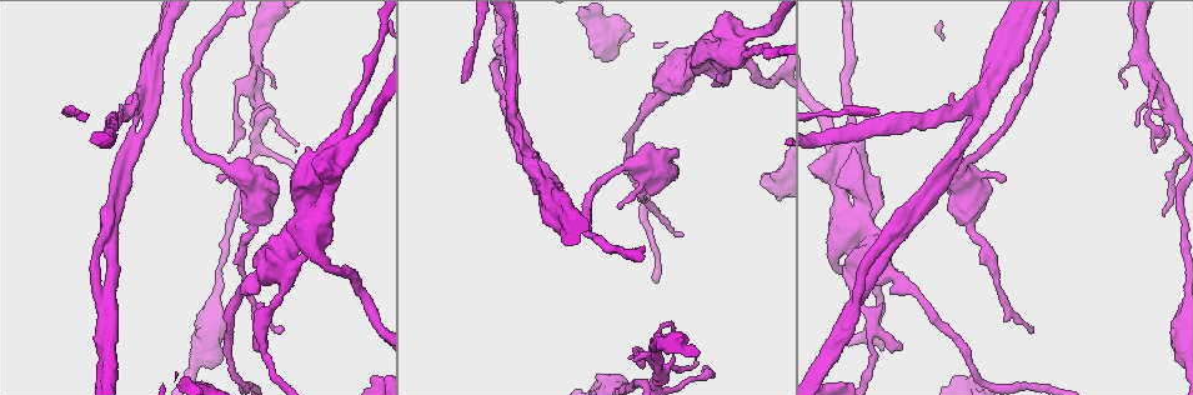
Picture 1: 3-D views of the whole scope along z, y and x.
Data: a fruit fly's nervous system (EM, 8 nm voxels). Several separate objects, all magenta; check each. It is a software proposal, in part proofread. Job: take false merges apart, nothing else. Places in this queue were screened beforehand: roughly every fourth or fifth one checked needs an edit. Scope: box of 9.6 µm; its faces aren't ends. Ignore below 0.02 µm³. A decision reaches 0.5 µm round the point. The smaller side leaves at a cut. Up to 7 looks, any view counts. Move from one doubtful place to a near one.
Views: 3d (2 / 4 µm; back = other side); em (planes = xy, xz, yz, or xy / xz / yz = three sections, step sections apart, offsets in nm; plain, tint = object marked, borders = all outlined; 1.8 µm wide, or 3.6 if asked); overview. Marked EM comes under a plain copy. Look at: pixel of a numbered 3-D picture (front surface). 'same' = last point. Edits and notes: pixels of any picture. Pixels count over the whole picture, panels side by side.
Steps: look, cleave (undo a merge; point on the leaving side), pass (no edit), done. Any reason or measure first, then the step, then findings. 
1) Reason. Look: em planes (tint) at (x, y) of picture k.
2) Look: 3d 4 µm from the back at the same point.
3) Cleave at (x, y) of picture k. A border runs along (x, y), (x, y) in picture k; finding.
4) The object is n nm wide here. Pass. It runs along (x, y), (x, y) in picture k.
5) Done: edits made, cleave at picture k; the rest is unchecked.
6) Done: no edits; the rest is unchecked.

Sharp bend. Look: em xz step 4 (tint) at (112, 285) of picture 1.

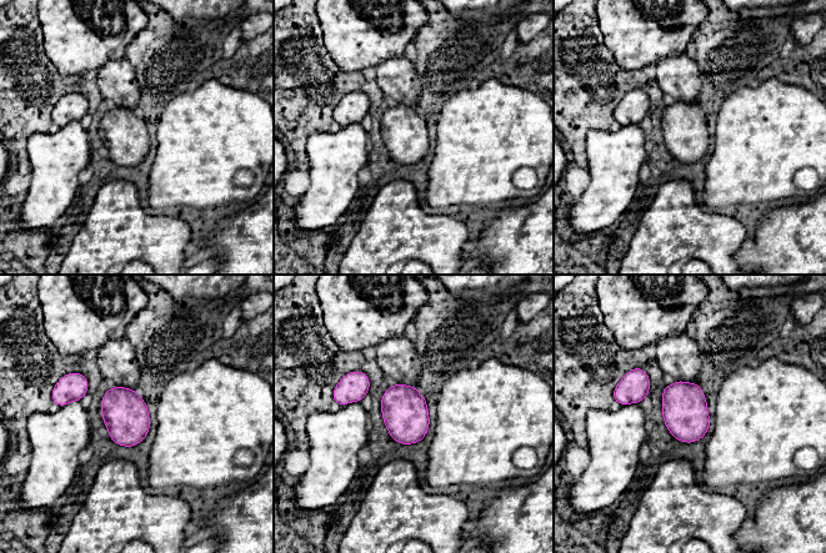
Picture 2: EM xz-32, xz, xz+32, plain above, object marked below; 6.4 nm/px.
Cut it another way. Look: em planes (tint) at the same point.

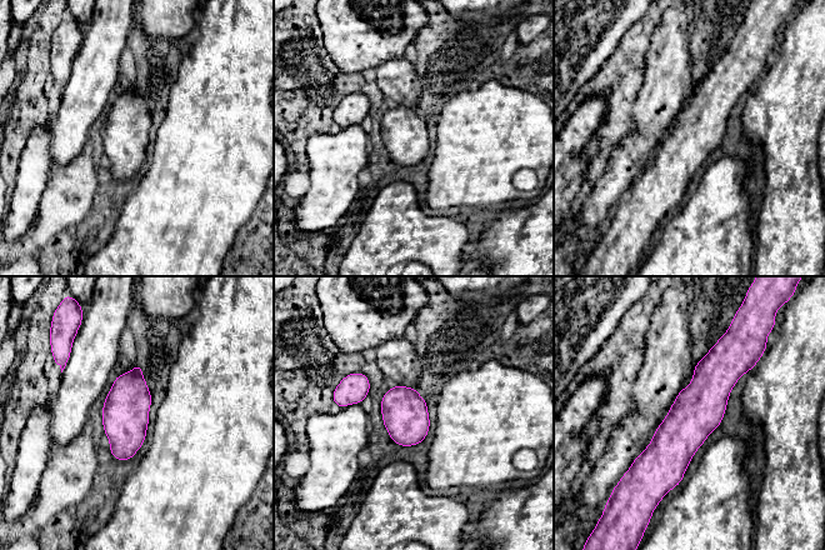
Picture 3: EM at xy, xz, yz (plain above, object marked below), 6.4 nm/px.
The object is 300 nm wide here. Pass. It runs along (720, 346), (668, 486) in picture 3; continuous, no second neuron.

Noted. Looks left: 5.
Three arms meet. Look: em 3.6 µm xy step 16 (tint) at (111, 222) of picture 1.

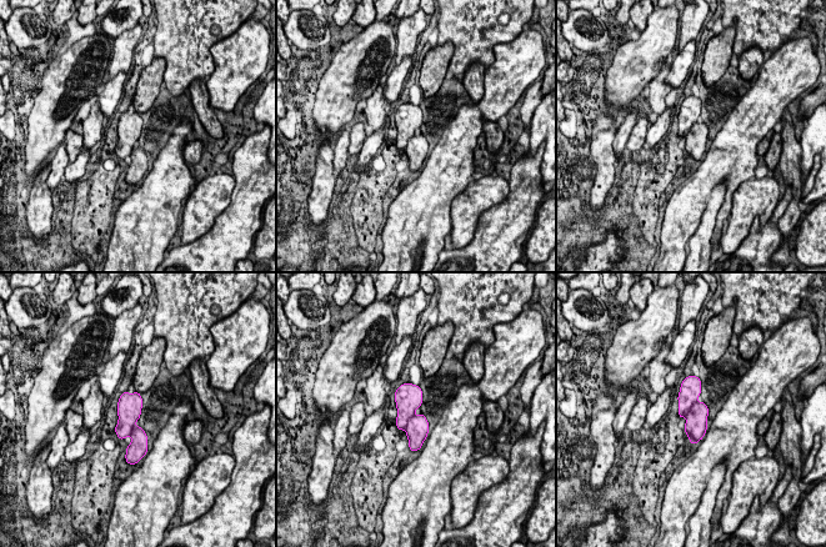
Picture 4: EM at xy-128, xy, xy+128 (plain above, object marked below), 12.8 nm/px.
Cut it another way. Look: em 3.6 µm planes (tint) at the same point.

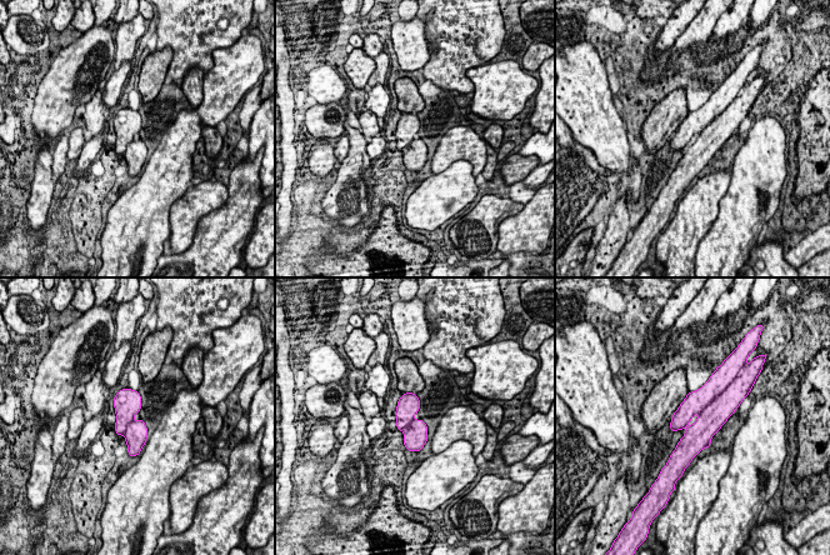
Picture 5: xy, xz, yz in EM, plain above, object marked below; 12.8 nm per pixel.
Pass. Continuous, no second neuron.

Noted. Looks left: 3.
Closes a loop. Look: 3d 4 µm at (842, 169) of picture 1.

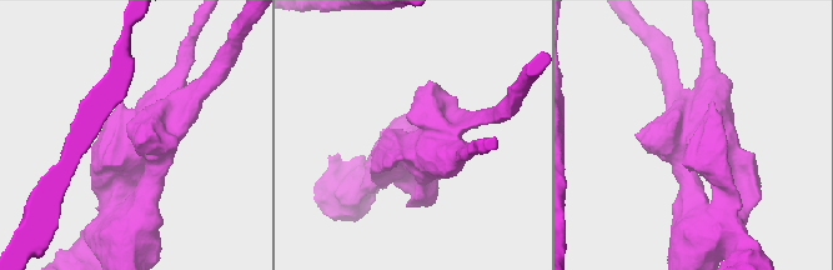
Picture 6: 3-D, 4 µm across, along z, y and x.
Look: em planes (tint) at (430, 134) of picture 6.

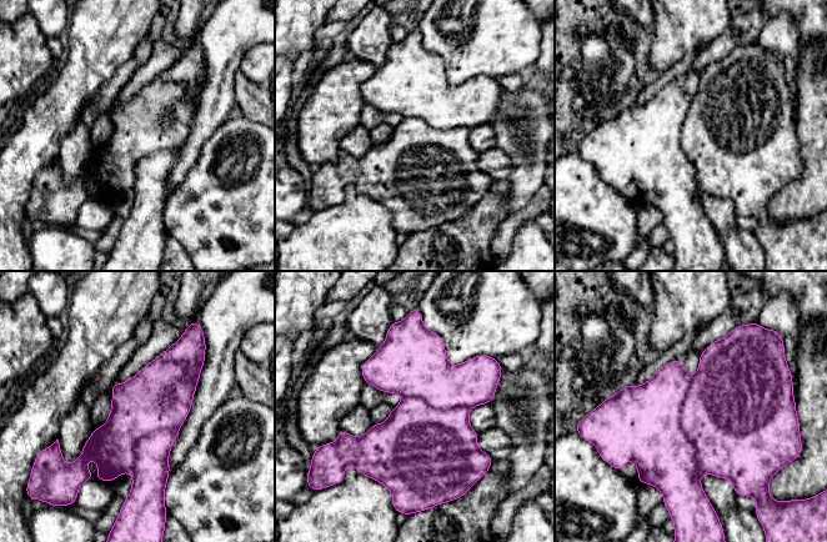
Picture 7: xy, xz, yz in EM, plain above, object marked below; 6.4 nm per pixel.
Cleave at (717, 415) of picture 7. A border runs along (690, 377), (681, 428), (701, 472) in picture 7; two neurons meet here.

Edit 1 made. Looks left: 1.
Done: edits made, cleave at picture 7; the rest is unchecked.

